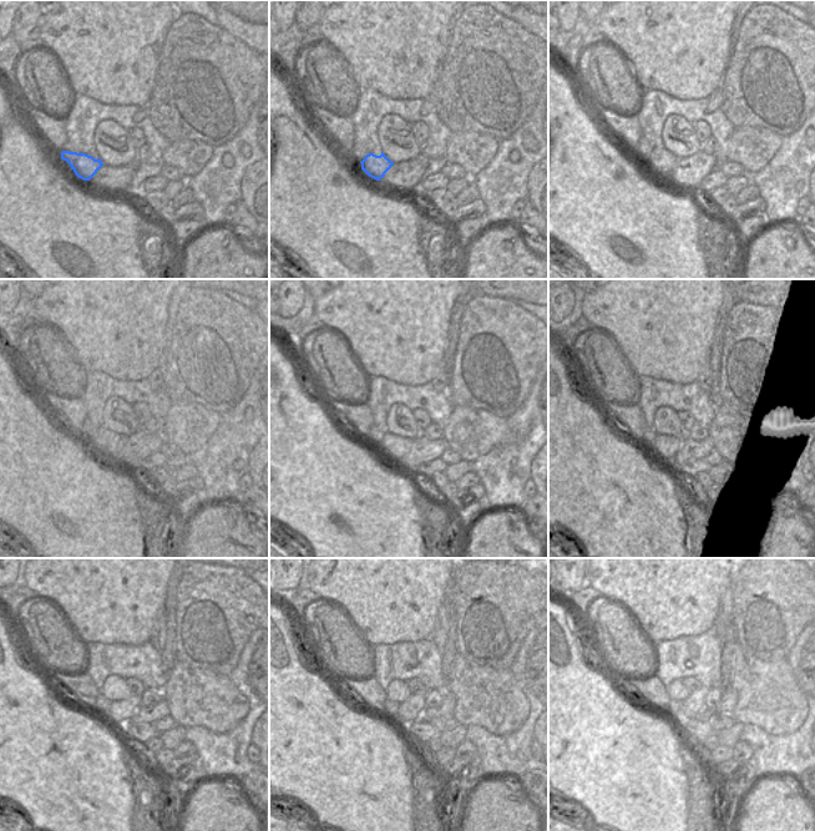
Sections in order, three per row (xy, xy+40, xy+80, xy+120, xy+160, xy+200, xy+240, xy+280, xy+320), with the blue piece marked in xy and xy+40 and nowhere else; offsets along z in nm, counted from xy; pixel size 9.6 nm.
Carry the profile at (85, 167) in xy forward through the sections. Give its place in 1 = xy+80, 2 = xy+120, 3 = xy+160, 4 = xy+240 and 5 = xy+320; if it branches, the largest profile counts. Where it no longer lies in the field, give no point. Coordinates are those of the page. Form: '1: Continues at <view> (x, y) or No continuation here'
1: Continues at xy+80 (664, 162)
2: Continues at xy+120 (104, 440)
3: Continues at xy+160 (390, 447)
4: Continues at xy+240 (121, 712)
5: Continues at xy+320 (691, 708).

